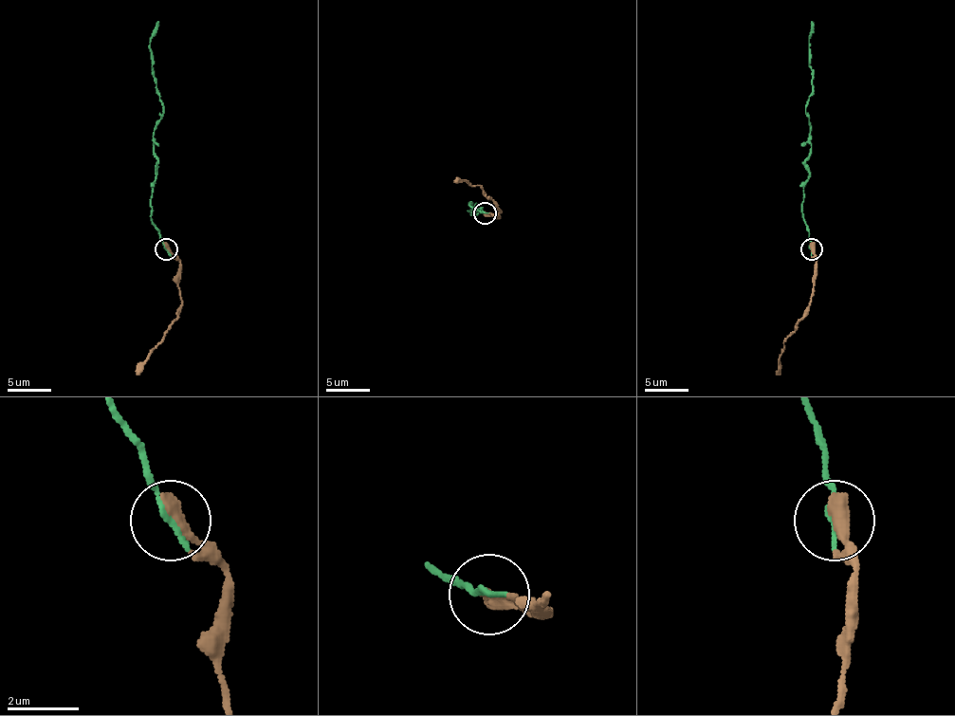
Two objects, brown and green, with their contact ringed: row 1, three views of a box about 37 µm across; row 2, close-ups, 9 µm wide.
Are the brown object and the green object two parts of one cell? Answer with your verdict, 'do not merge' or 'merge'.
merge

